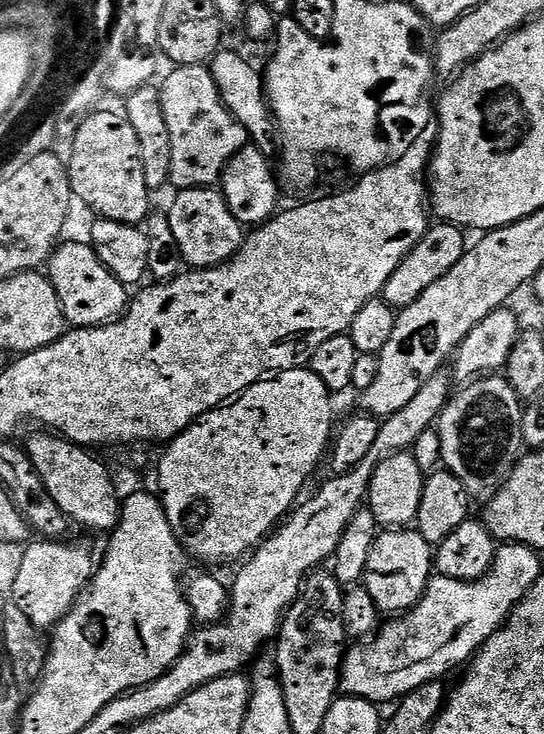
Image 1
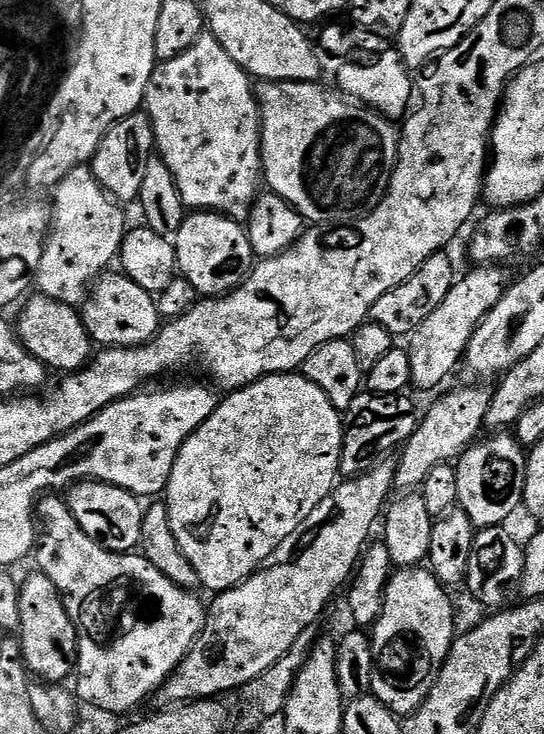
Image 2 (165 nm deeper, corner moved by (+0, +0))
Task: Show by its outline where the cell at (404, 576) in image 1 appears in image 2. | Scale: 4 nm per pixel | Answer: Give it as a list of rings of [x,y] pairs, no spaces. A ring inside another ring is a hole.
[[[427,567],[402,568],[393,571],[384,591],[382,614],[370,629],[373,654],[371,695],[375,696],[397,718],[407,718],[426,702],[442,666],[446,662],[452,641],[457,635],[456,616],[452,613],[449,589]]]

